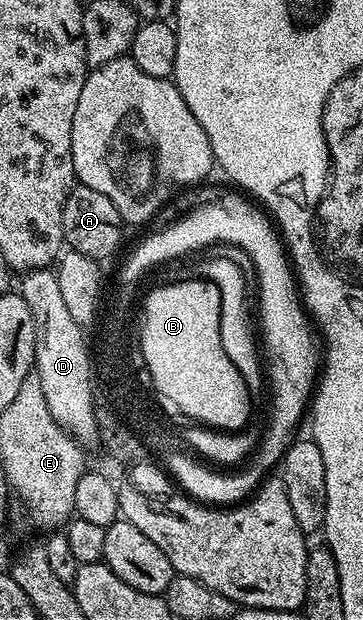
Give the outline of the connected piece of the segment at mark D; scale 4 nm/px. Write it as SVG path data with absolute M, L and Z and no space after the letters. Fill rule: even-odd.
M52 268L31 269L22 277L25 278L21 281L19 294L31 309L34 319L35 372L39 385L43 387L43 395L47 398L47 411L51 411L55 423L65 426L70 435L75 437L81 415L91 415L91 412L87 413L85 405L95 403L91 345L83 326L71 319L65 300L62 300L59 279Z

